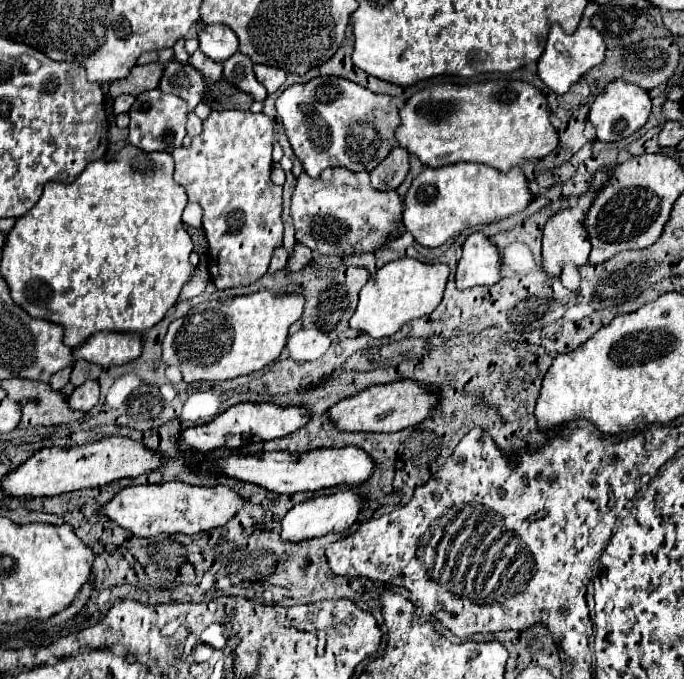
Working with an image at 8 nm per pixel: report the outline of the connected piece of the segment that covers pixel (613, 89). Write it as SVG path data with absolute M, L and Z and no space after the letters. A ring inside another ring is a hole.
M614 80L604 88L604 92L590 106L588 120L596 128L596 136L600 142L616 142L640 130L650 116L650 108L652 104L650 104L650 96L646 90L638 88L636 84L628 84L624 80Z

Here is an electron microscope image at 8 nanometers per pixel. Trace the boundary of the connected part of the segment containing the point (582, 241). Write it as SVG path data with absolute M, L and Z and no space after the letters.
M598 172L592 180L592 190L588 194L584 194L580 200L578 200L578 206L576 208L570 208L570 210L562 210L558 214L554 214L546 226L544 226L544 238L542 238L542 270L550 276L550 278L556 278L560 280L562 276L562 270L566 264L574 264L576 268L582 268L586 262L588 262L588 254L590 254L590 242L588 242L588 236L584 234L582 230L582 220L584 220L584 212L588 210L588 204L592 202L592 196L596 192L596 188L600 188L604 184L604 180L608 180L608 172Z

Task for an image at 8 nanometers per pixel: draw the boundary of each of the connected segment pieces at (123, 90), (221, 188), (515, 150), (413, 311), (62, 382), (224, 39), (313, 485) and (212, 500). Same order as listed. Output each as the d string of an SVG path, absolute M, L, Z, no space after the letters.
M148 64L148 66L136 66L132 68L130 76L124 78L124 80L116 80L110 84L108 92L112 98L120 96L120 94L132 94L132 96L138 96L146 90L152 90L158 86L160 82L160 76L162 76L162 66L160 64Z
M224 110L210 112L202 122L202 132L192 138L188 148L176 148L172 152L176 162L174 180L184 186L188 200L204 208L202 228L206 232L210 248L210 266L212 282L216 290L228 290L236 286L250 286L260 280L270 264L270 258L276 248L282 244L282 186L274 186L270 180L272 170L272 120L266 114L254 114L250 110Z
M486 80L468 86L458 84L432 84L410 96L400 108L400 126L396 128L398 146L414 154L430 168L448 166L452 162L478 162L488 164L500 172L518 166L522 158L540 160L550 154L558 144L558 134L548 120L546 98L522 80Z
M402 258L384 264L360 290L360 300L350 328L356 328L372 338L396 334L406 322L422 318L438 308L446 288L450 268L446 264L424 264L414 258Z
M68 366L68 368L60 370L60 372L56 372L56 374L52 376L52 380L50 380L50 386L52 386L52 390L60 392L60 390L62 390L62 388L68 384L68 376L70 376L70 370L72 370L72 366Z
M210 24L200 34L200 50L214 62L224 62L238 52L236 34L224 24Z
M346 446L346 448L318 448L302 454L290 454L290 452L266 452L256 456L232 454L226 460L220 460L216 464L206 464L202 468L218 470L226 476L240 478L244 482L254 482L278 494L296 494L296 492L308 492L308 490L314 492L322 488L332 488L338 484L348 484L348 486L366 484L372 478L376 464L364 450L356 446Z
M162 482L122 488L108 504L98 508L100 516L130 530L134 536L152 538L158 534L196 534L224 526L242 508L242 498L226 486L190 486L184 482Z

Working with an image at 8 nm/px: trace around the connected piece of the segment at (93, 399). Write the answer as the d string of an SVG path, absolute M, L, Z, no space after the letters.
M88 380L82 386L78 386L72 396L68 398L68 406L72 410L80 410L80 412L88 412L94 408L94 404L98 402L100 396L100 386L96 380Z

